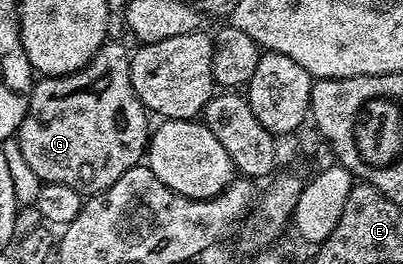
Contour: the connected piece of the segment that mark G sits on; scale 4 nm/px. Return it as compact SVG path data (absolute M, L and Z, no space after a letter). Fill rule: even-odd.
M108 40L104 42L103 47L95 53L93 60L89 60L89 64L85 64L85 68L81 68L77 72L66 74L60 78L40 77L38 81L32 85L31 93L27 100L27 114L24 116L23 122L17 131L17 141L21 148L22 155L25 156L26 163L29 164L29 167L37 174L43 184L64 185L67 188L75 189L76 192L82 196L90 196L100 194L103 190L108 190L117 180L121 180L121 176L125 176L125 172L129 172L129 168L140 165L140 163L144 161L145 151L149 141L147 118L149 119L149 111L141 104L137 92L133 92L129 50L126 50L119 42Z

